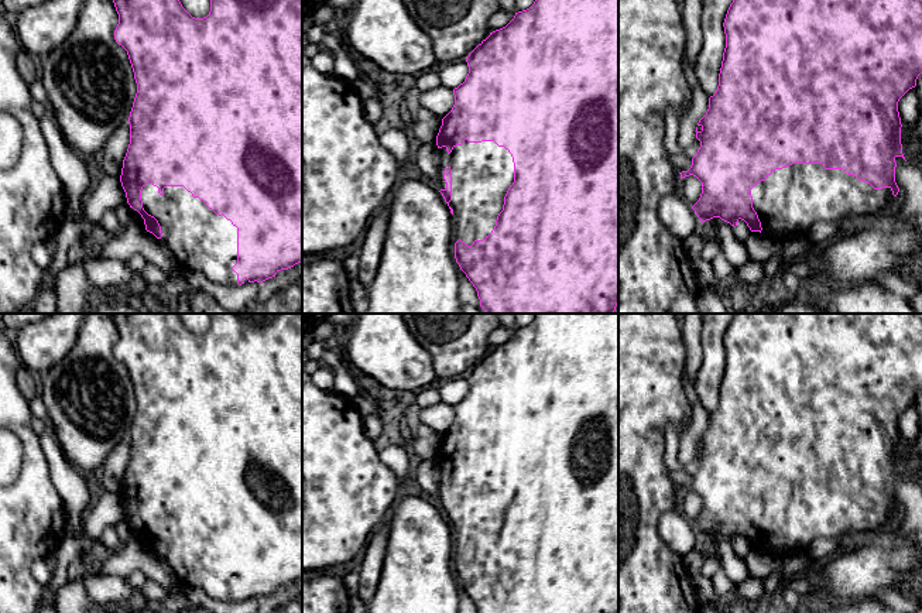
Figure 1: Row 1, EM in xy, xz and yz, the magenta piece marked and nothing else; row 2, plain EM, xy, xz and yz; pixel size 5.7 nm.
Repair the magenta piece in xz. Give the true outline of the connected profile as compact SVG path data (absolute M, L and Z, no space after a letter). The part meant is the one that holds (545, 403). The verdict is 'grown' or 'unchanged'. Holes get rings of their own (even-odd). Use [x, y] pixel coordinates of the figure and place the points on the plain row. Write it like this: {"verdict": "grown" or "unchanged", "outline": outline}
{"verdict": "grown", "outline": "M537 314L534 321L515 329L503 345L490 349L466 374L469 390L453 405L455 421L442 435L436 452L441 469L439 504L453 535L455 575L477 607L477 613L618 613L618 314Z"}

